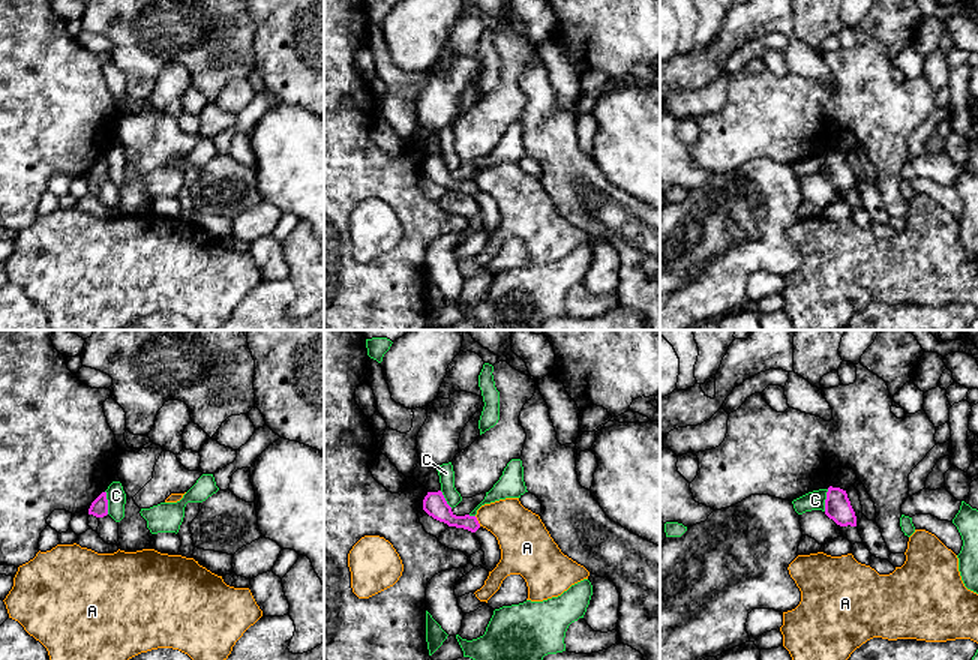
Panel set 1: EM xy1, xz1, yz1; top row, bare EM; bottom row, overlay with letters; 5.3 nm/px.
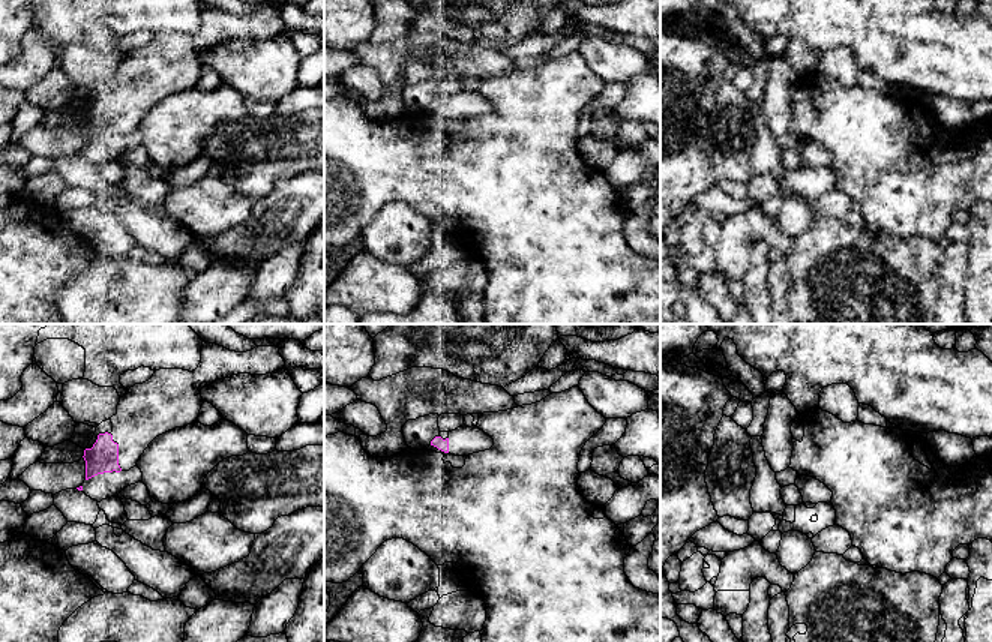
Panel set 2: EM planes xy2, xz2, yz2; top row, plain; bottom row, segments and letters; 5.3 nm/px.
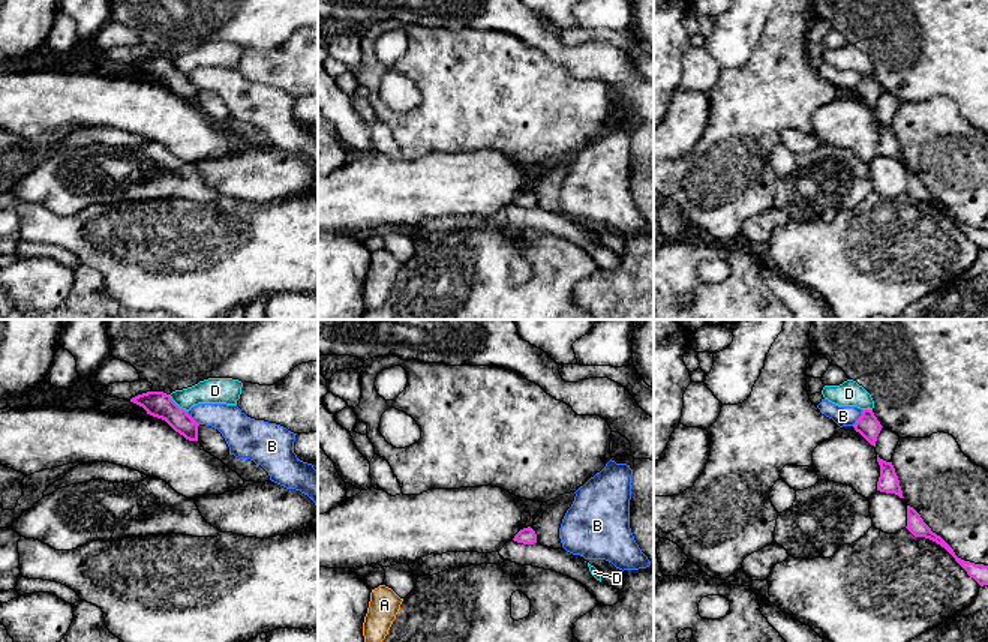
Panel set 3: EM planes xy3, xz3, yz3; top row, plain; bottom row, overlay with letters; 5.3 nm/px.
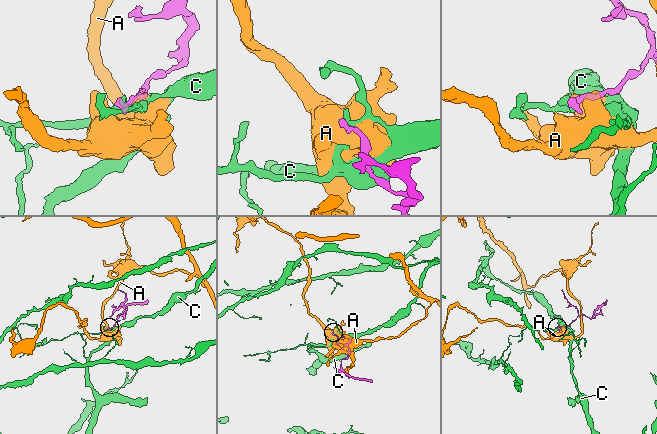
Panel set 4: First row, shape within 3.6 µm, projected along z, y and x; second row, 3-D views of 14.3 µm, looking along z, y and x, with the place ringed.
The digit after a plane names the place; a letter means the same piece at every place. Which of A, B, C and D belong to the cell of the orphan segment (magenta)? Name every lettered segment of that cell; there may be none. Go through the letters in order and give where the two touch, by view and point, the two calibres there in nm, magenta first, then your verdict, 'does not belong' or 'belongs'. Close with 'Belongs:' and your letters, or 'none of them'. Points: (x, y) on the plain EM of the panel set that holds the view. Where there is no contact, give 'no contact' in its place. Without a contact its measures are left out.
A: xz1 (477, 185) | 120/260 nm | does not belong
B: yz3 (859, 81) | 120/110 nm | does not belong
C: xy1 (107, 167) | 100/100 nm | does not belong
D: xy3 (176, 68) | 140/140 nm | does not belong
Belongs: none of them

